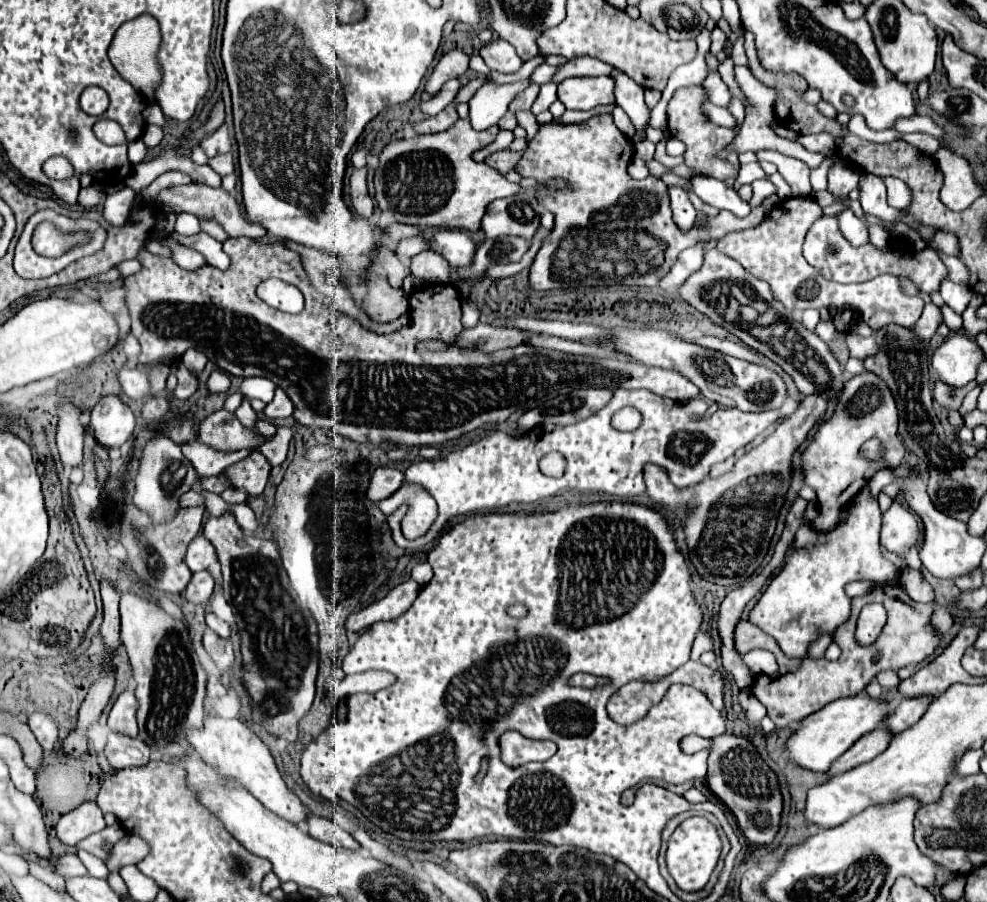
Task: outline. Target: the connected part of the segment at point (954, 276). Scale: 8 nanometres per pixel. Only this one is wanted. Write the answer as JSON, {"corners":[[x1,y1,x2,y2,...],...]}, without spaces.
{"corners":[[939,251,939,255,943,257,943,263,947,265,947,269,949,269,949,273,951,273,949,279,951,279,953,283,969,285,969,269,963,265,963,261,957,259,957,257,949,257,949,255,945,255,945,253,941,253,941,251]]}

